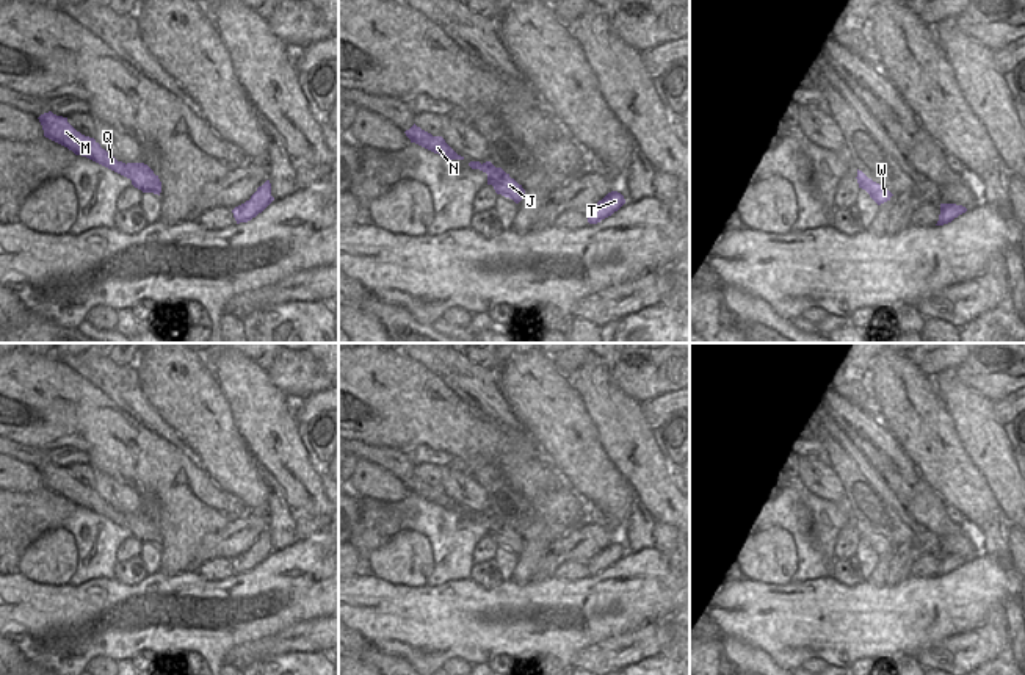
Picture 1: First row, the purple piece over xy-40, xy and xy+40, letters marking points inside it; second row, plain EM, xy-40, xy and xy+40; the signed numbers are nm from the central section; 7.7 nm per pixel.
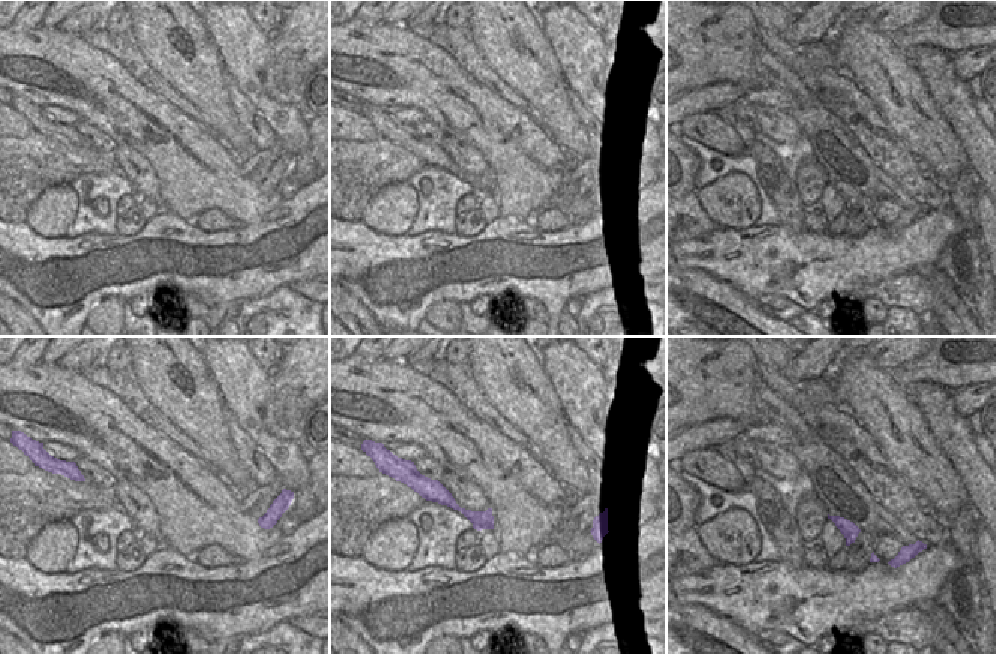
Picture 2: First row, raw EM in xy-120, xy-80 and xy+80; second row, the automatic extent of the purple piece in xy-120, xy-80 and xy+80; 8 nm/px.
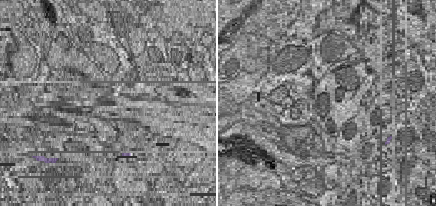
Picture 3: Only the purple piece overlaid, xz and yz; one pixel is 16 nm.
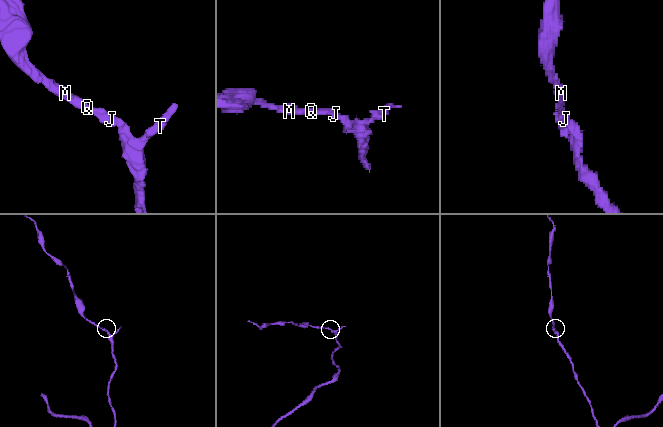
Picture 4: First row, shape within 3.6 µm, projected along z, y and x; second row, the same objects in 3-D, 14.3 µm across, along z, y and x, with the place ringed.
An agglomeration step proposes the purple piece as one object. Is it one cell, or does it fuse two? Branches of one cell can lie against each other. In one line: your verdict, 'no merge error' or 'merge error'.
no merge error

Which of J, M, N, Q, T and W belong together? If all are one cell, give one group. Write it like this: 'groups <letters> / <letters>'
groups J M N Q T W

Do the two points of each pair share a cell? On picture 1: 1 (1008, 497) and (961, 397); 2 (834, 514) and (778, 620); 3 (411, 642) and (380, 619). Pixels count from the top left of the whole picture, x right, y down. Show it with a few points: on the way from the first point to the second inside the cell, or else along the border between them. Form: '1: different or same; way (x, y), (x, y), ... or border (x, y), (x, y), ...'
1: same; way (1000, 472), (975, 422)
2: different; border (826, 575), (817, 580), (789, 583)
3: same; way (403, 635), (387, 619)

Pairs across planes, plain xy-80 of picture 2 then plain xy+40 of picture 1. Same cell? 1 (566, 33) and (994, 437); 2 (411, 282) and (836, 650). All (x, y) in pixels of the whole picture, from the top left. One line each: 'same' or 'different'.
1: same
2: same

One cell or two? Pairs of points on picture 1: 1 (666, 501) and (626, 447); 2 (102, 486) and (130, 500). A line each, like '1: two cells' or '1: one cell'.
1: one cell
2: one cell

